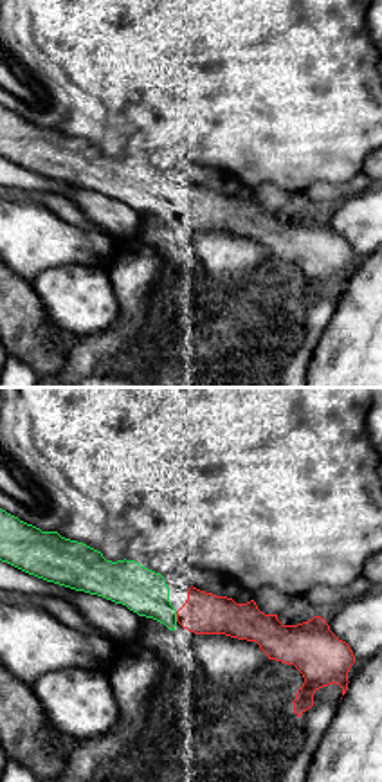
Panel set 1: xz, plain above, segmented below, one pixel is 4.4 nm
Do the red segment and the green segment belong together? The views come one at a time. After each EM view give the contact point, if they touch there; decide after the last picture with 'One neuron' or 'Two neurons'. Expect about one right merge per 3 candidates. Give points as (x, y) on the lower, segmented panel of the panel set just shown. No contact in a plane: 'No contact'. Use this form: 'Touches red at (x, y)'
Touches red at (177, 617)

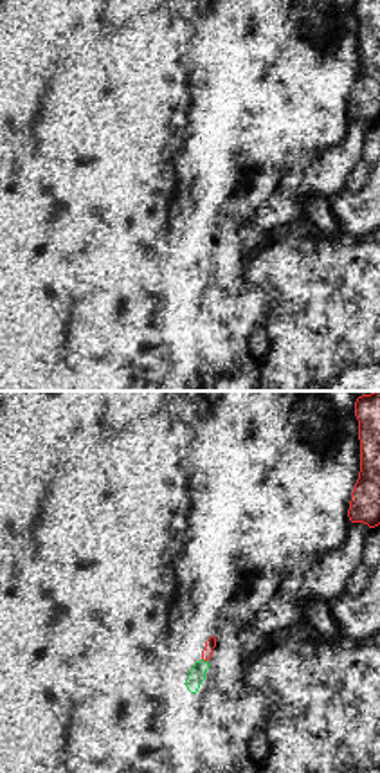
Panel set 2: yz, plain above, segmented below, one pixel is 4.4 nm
Touches red at (204, 660)

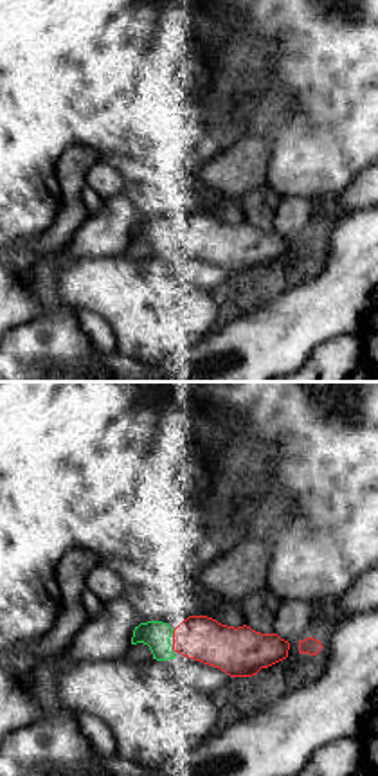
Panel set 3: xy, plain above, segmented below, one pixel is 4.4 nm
No contact

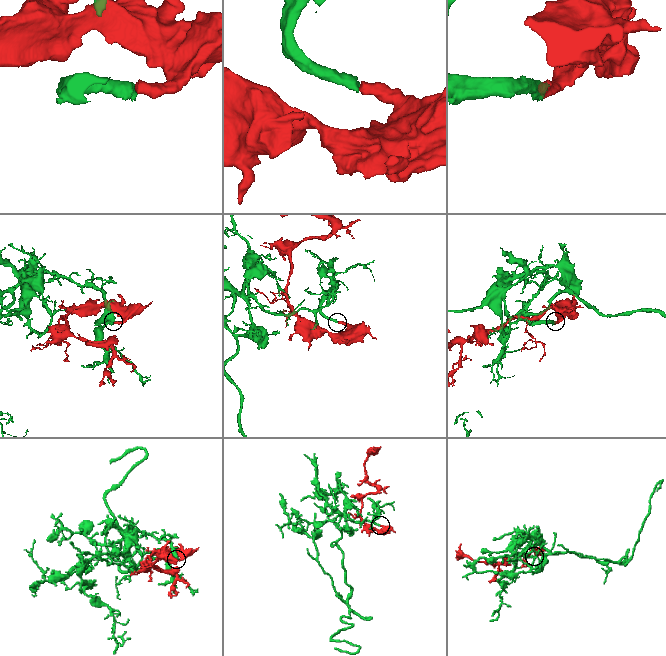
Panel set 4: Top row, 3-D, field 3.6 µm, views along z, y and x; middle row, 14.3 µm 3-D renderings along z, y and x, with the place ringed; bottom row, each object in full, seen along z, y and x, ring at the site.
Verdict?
One neuron

